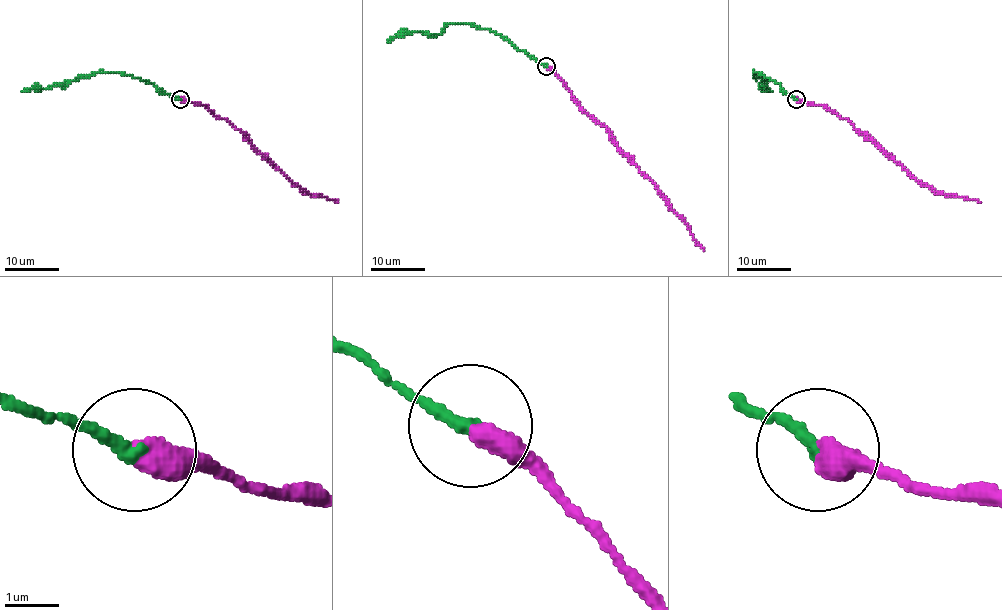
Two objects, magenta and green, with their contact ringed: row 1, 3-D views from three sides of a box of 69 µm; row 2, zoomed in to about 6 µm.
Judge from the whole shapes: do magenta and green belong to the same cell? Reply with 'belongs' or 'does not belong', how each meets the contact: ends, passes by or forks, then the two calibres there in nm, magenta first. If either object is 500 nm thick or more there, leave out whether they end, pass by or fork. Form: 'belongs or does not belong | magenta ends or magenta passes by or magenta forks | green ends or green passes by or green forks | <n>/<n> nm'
belongs | magenta ends | green ends | 440/260 nm

